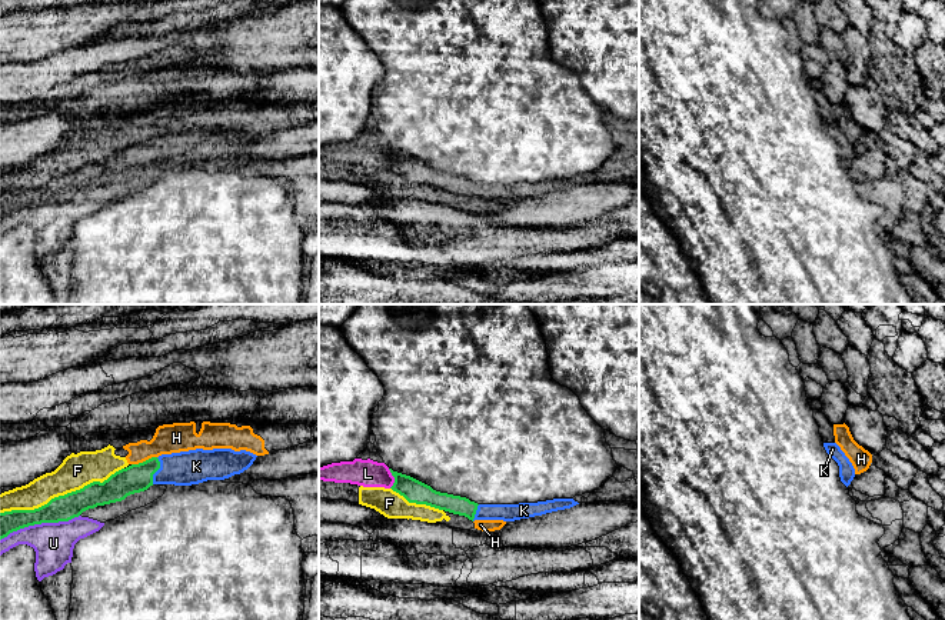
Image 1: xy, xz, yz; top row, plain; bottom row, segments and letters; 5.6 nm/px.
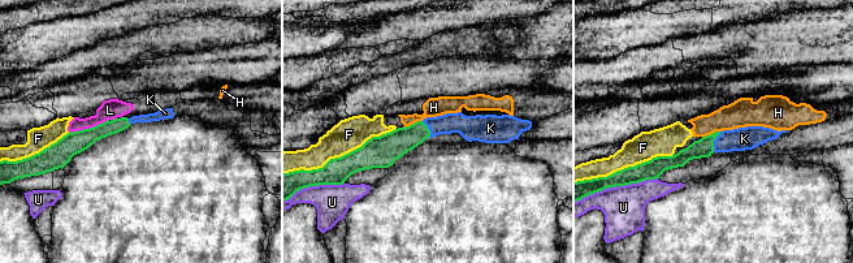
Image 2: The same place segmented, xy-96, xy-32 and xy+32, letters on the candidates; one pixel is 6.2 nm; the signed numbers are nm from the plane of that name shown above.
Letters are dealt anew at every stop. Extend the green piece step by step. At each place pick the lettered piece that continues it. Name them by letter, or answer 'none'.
K

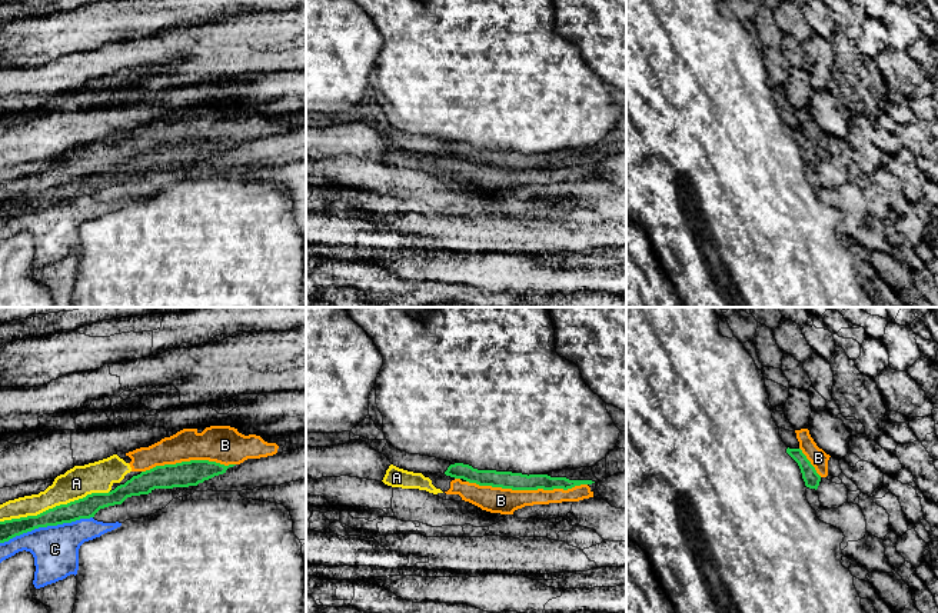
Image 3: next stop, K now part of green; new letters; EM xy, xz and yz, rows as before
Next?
none

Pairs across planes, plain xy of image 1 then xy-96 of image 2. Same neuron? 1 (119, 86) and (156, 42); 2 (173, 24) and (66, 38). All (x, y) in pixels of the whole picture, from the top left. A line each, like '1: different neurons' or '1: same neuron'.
1: different neurons
2: same neuron

